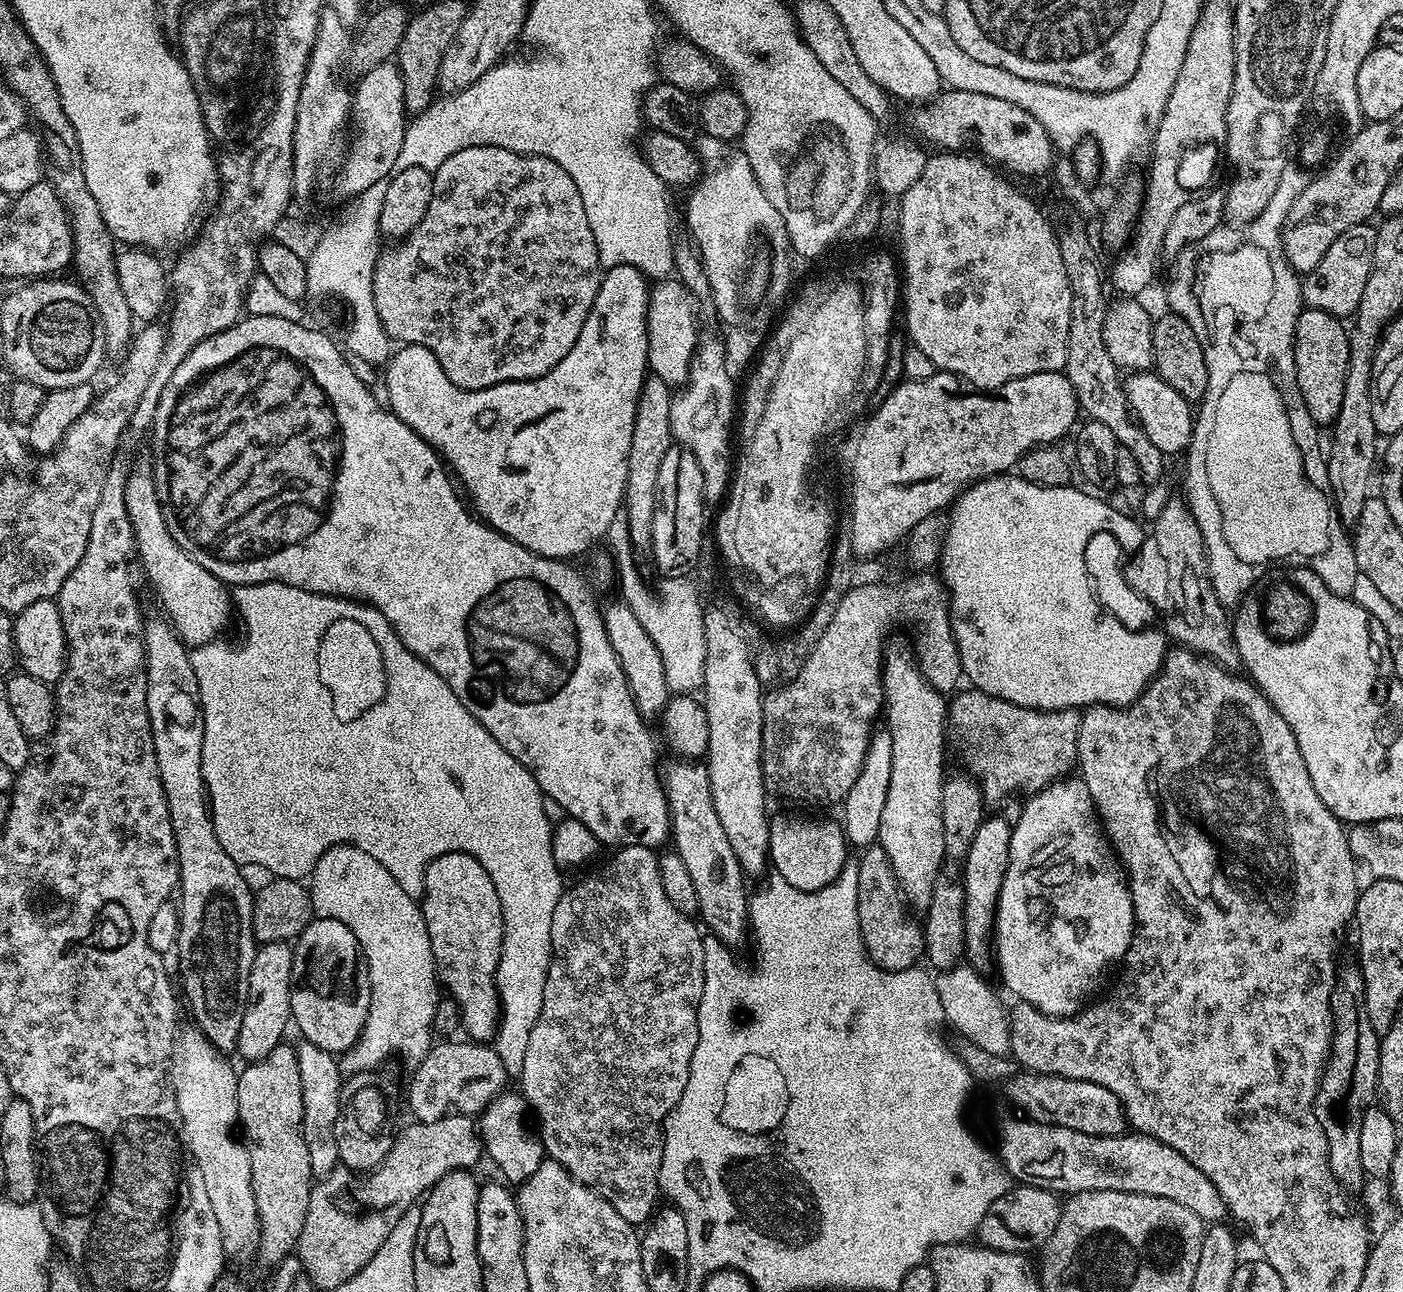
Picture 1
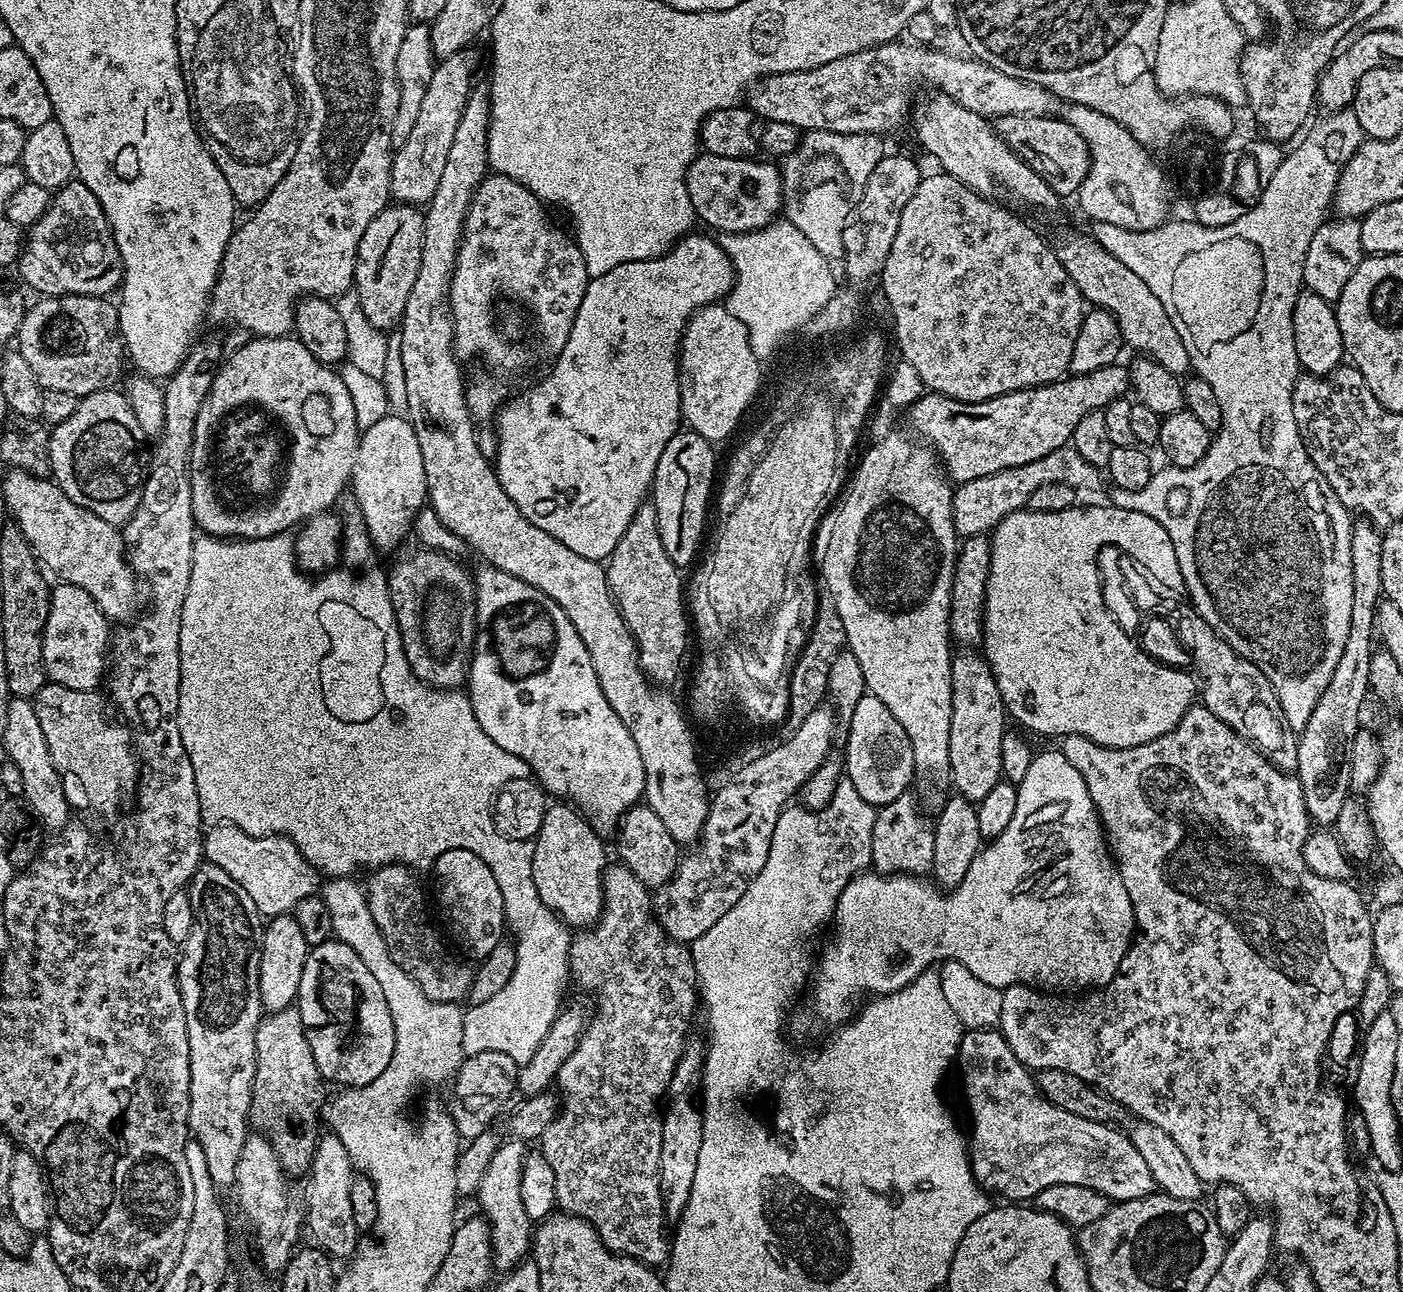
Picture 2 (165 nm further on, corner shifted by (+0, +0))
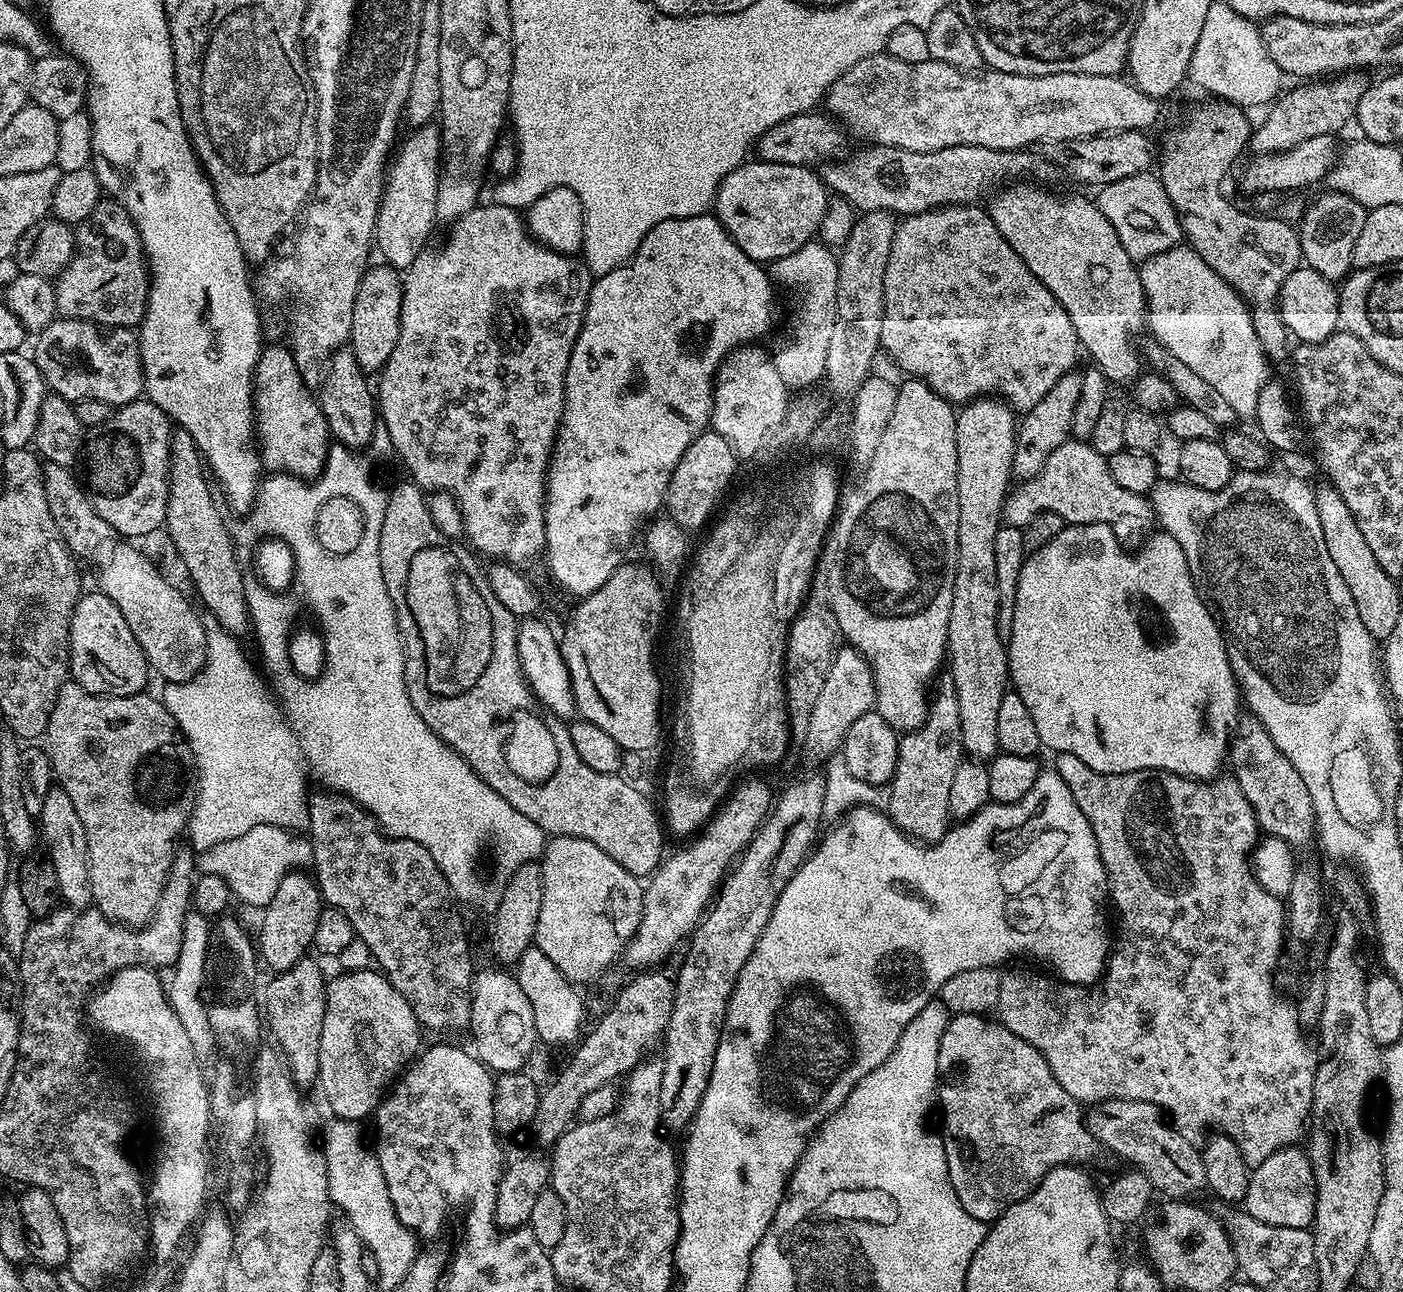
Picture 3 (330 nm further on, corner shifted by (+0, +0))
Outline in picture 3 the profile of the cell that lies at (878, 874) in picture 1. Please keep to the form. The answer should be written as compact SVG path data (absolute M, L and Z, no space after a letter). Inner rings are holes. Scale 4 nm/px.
M941 675L939 680L940 693L931 697L928 721L921 728L900 736L896 775L890 781L890 791L886 796L886 812L893 824L905 836L924 844L935 844L948 832L950 782L954 782L954 774L966 756L956 687L951 675Z

